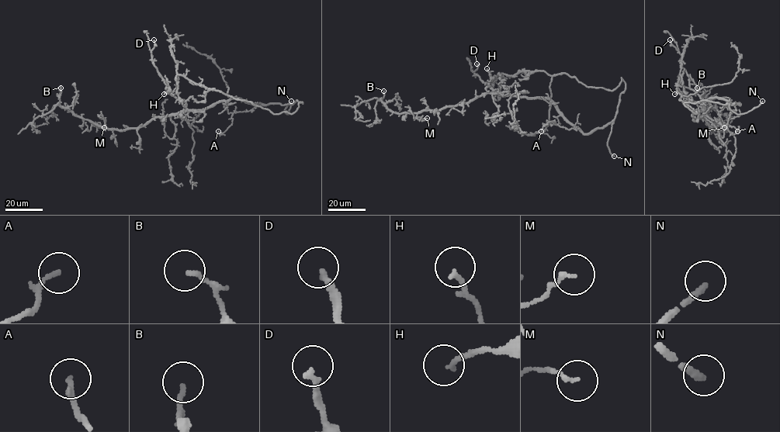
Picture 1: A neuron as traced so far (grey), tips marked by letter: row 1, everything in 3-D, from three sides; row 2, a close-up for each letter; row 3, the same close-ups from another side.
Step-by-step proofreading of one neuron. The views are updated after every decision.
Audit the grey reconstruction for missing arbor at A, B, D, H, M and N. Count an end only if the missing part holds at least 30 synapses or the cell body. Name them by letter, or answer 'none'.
D, N

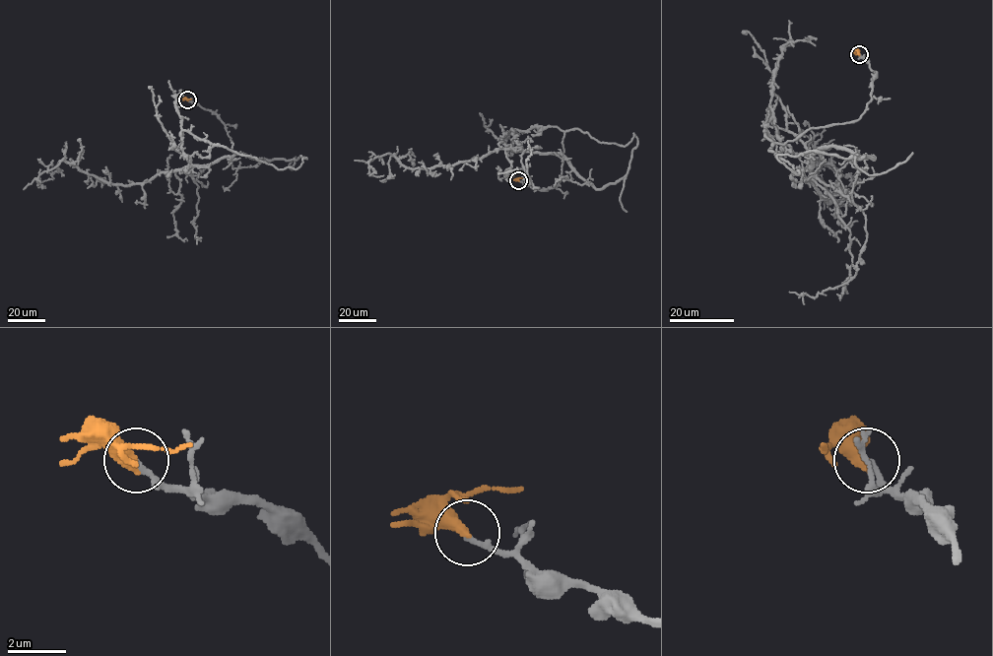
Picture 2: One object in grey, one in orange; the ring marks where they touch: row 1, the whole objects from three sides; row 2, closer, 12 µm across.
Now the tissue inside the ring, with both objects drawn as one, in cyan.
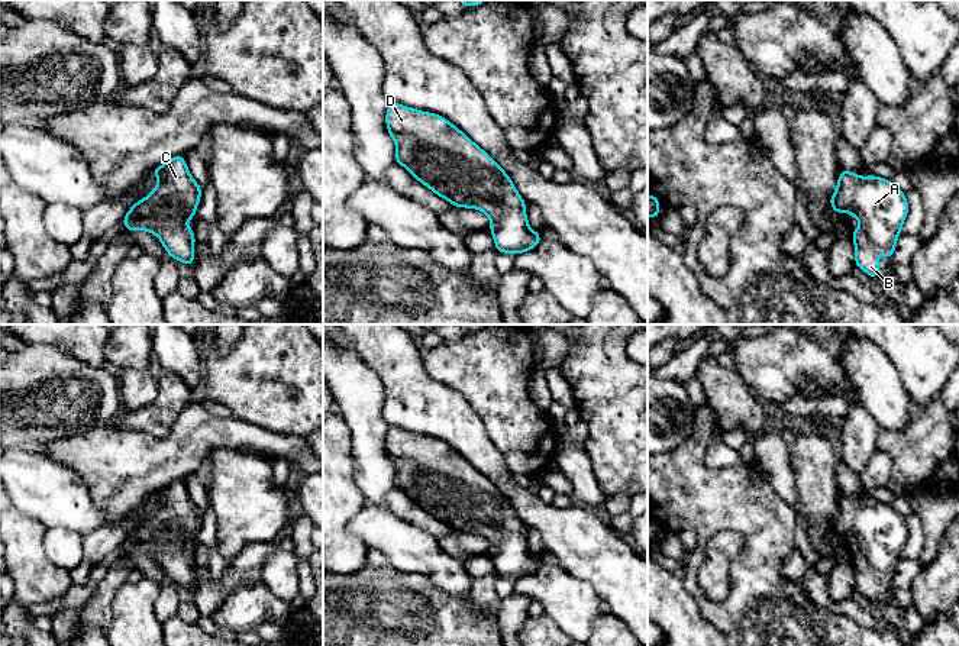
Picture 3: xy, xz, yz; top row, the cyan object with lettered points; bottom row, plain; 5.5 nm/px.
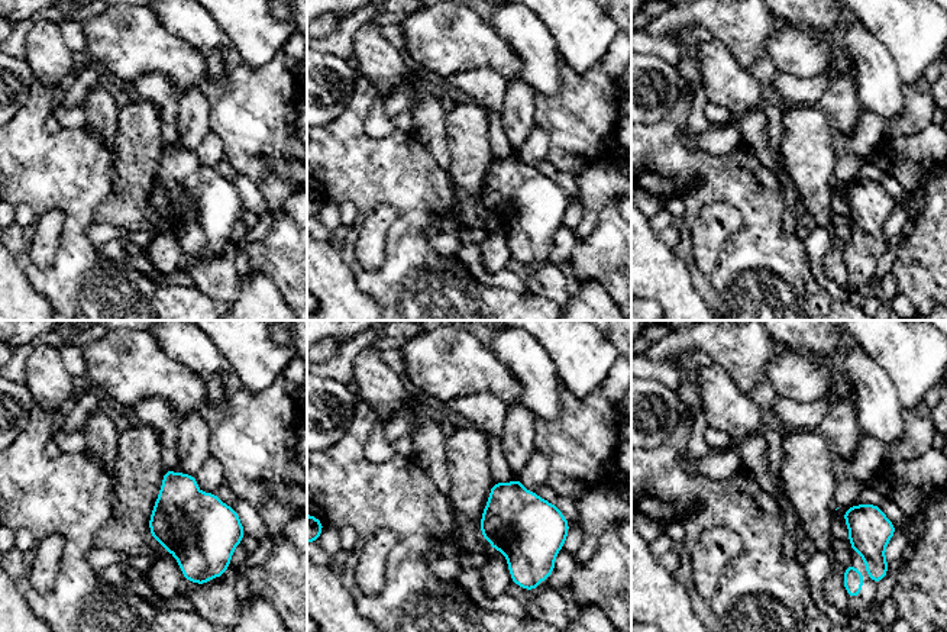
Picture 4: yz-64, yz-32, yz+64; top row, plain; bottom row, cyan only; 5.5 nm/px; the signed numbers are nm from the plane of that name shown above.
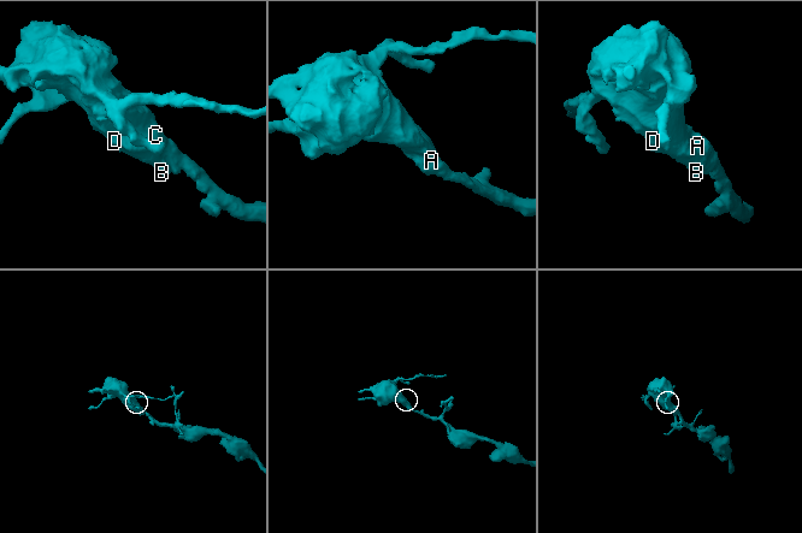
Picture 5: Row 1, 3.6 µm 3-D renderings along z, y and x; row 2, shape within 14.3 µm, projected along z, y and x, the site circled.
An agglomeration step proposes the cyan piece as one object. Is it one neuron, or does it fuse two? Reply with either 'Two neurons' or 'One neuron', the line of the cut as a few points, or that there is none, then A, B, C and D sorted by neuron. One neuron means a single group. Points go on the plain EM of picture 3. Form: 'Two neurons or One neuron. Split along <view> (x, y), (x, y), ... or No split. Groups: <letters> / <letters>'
One neuron. No split. Groups: A B C D

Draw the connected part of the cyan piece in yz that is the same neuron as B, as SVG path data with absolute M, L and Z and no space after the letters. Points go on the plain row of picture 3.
M842 494L836 514L830 521L830 530L834 539L842 536L853 539L858 543L859 552L850 556L855 569L855 588L872 604L875 604L881 597L878 576L881 575L887 584L892 581L897 572L897 563L901 559L903 548L908 539L908 526L904 516L895 511L889 504L875 500L866 500L865 503L862 503L859 498Z

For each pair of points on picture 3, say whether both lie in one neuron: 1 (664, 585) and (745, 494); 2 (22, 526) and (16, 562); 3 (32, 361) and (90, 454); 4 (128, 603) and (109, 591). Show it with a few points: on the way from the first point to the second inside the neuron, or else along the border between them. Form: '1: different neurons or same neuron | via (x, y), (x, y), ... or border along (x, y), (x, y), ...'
1: different neurons | border along (683, 578), (684, 587), (693, 596), (698, 609)
2: same neuron | via (22, 535), (22, 554)
3: different neurons | border along (74, 433), (52, 439), (42, 446)
4: different neurons | border along (125, 581), (112, 601), (112, 622), (107, 627)

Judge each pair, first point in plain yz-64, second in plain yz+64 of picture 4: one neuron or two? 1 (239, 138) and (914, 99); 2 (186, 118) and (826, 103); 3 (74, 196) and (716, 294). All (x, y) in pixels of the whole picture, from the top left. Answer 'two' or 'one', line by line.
1: one
2: one
3: one

